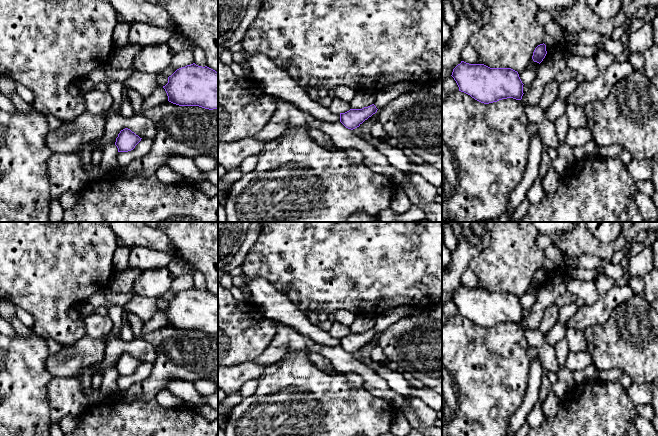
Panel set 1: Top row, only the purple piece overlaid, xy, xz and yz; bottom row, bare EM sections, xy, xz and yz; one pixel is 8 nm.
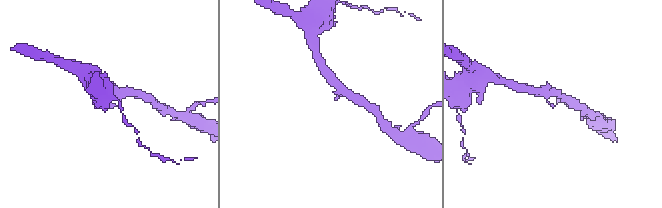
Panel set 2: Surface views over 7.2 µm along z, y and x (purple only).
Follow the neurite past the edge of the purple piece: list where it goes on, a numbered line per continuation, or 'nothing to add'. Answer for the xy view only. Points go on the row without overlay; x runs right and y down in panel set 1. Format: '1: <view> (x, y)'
nothing to add

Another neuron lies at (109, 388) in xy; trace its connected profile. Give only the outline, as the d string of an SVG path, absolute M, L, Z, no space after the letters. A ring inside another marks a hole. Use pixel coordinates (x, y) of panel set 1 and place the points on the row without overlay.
M115 368L102 369L95 372L103 375L100 390L104 398L115 397L119 393L117 384L118 372Z

